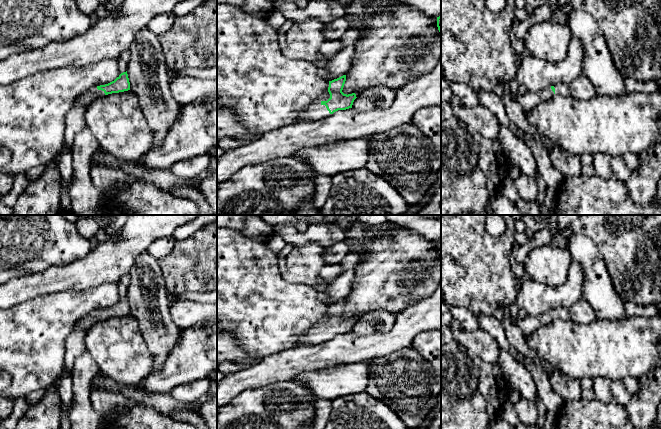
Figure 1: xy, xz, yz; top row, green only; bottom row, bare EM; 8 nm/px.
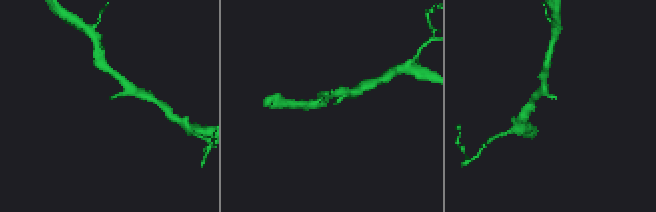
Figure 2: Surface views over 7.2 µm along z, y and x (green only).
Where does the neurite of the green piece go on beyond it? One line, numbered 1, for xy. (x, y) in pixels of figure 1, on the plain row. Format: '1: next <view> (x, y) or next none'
1: next xy (88, 321)

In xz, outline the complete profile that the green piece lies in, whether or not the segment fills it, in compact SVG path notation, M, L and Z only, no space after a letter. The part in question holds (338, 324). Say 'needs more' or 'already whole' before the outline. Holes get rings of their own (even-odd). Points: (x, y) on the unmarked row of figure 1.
needs more | M346 299L329 305L327 316L310 328L298 341L297 348L305 348L327 342L338 334L352 332L355 317L344 318L342 316L346 305Z

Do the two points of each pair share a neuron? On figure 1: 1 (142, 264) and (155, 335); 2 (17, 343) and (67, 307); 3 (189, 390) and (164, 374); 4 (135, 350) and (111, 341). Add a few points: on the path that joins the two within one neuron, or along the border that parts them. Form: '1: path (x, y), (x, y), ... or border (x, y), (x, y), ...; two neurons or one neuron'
1: path (144, 282), (153, 317); one neuron
2: path (29, 337), (55, 315); one neuron
3: border (203, 377), (174, 386), (169, 391); two neurons
4: path (129, 350), (121, 350), (117, 346); one neuron

